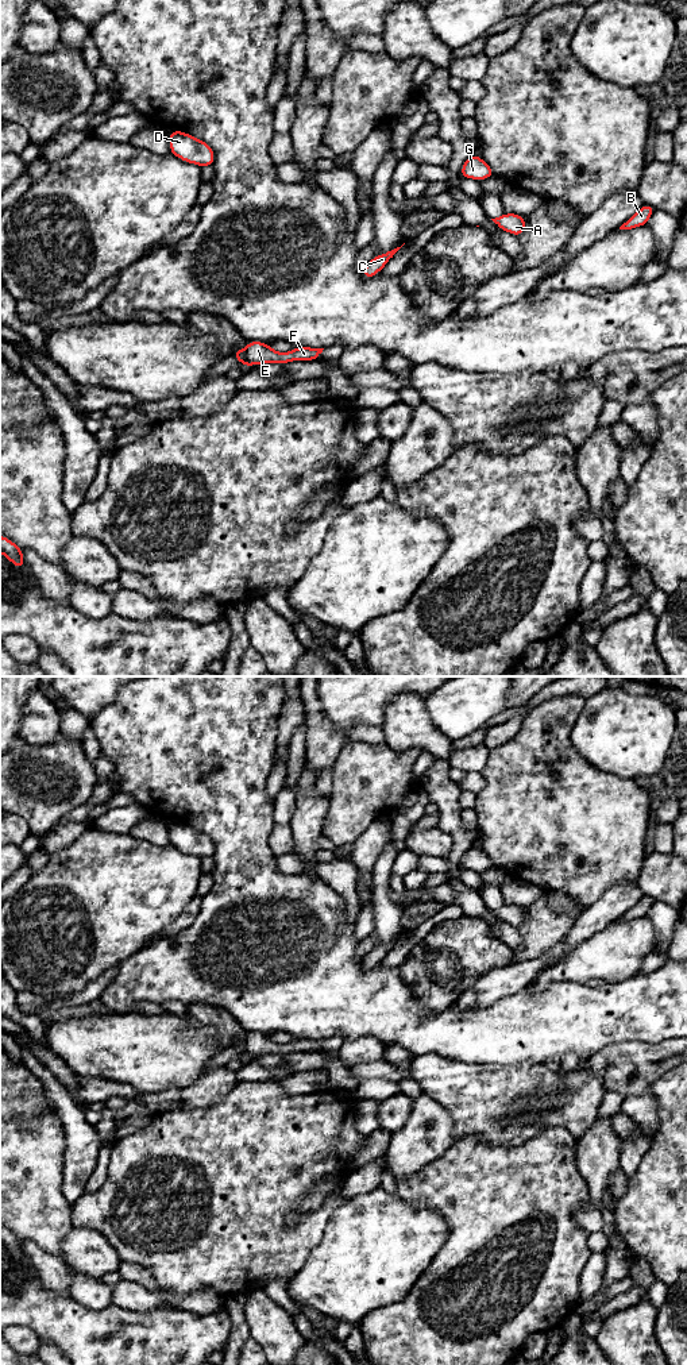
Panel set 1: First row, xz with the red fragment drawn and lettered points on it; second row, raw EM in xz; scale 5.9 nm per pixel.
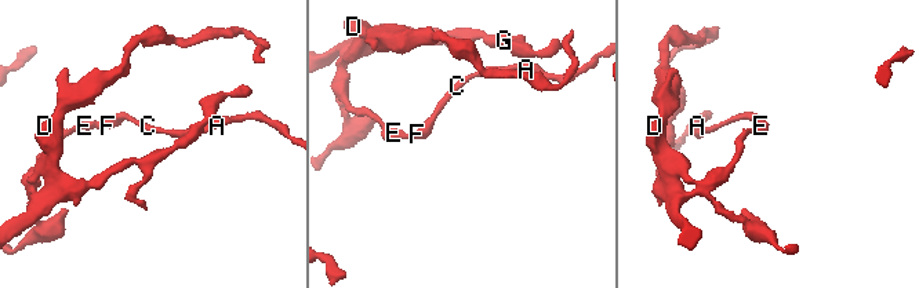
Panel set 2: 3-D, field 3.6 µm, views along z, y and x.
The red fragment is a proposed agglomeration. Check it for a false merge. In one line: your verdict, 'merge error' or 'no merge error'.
merge error

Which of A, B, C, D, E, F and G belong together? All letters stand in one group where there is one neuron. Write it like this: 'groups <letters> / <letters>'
groups A B C E F / D G

